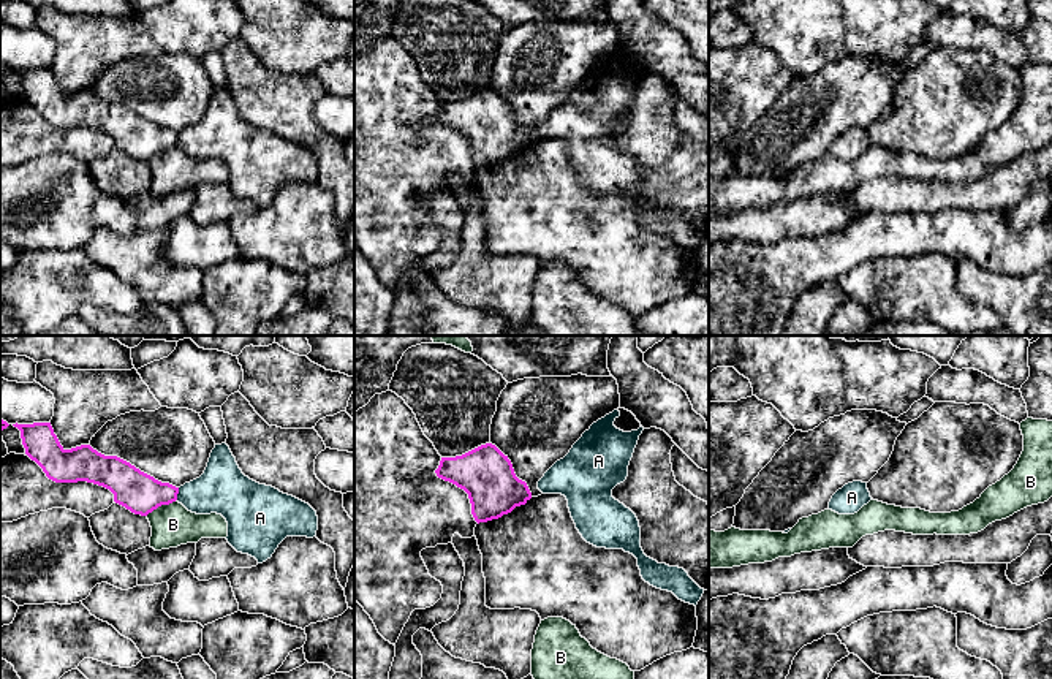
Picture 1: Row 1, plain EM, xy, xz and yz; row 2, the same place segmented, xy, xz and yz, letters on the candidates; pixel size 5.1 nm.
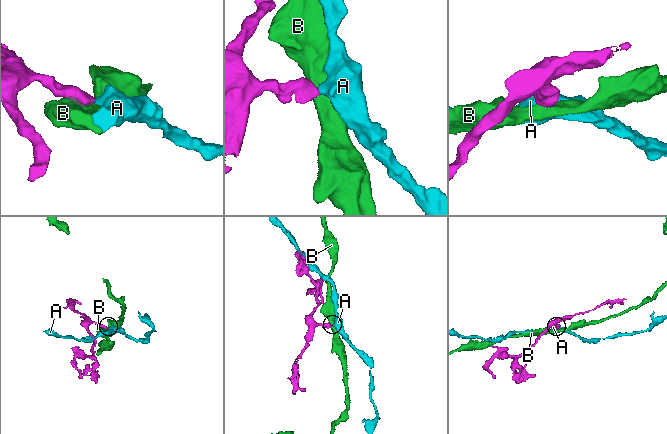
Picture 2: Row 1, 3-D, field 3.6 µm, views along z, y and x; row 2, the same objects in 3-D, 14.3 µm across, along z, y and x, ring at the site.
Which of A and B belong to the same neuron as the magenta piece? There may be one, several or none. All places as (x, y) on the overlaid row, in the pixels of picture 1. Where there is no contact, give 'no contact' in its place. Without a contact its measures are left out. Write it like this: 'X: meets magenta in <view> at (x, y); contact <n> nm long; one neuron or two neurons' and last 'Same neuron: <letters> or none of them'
A: meets magenta in xy at (177, 493); contact 70 nm long; two neurons
B: meets magenta in xy at (160, 505); contact 180 nm long; two neurons
Same neuron: none of them

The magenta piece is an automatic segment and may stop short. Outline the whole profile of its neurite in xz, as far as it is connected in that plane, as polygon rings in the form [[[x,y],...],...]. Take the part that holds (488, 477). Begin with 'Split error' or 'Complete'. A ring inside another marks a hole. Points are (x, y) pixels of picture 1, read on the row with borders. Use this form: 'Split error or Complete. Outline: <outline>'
Complete. Outline: [[[481,445],[462,456],[441,457],[437,476],[468,494],[475,521],[487,522],[525,505],[532,492],[495,445]]]

